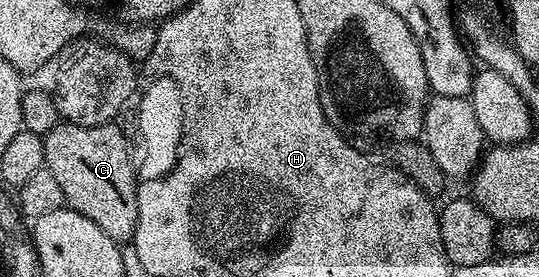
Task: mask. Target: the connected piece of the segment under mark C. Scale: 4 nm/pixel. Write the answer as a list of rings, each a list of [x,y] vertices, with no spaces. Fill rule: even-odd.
[[[60,121],[44,135],[44,165],[47,171],[54,173],[58,185],[62,185],[65,204],[71,210],[82,213],[82,217],[90,217],[90,221],[94,221],[94,225],[98,225],[98,229],[102,229],[102,233],[106,233],[106,237],[113,239],[117,245],[124,245],[136,231],[138,178],[129,155],[129,140],[124,140],[123,133],[116,126],[115,122],[110,122],[97,127],[79,127]]]

